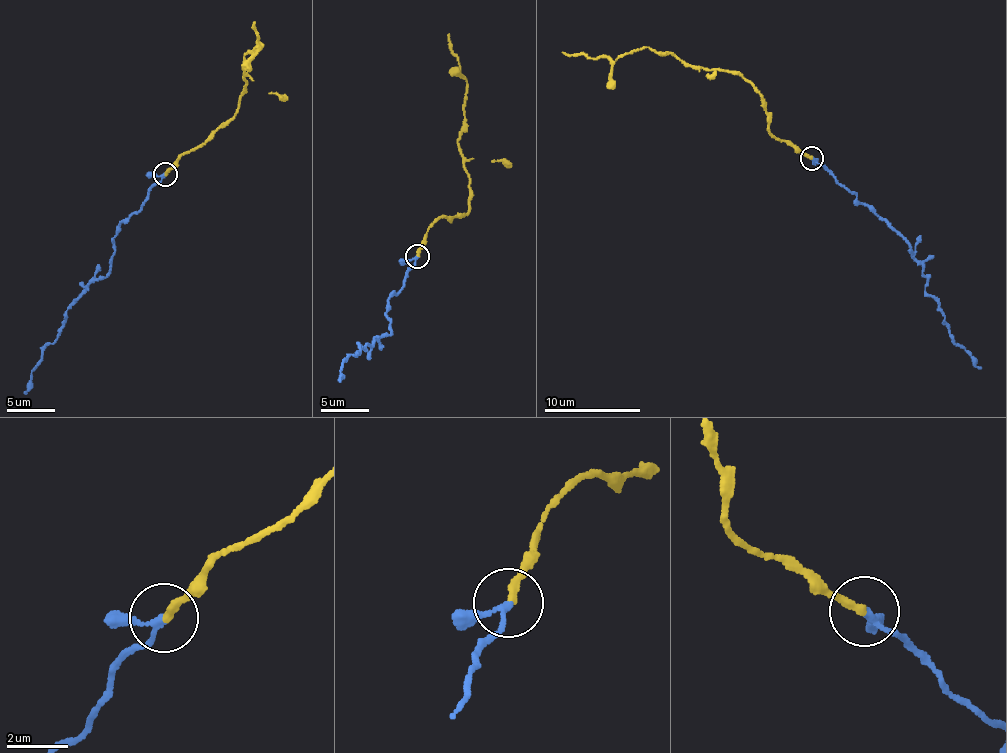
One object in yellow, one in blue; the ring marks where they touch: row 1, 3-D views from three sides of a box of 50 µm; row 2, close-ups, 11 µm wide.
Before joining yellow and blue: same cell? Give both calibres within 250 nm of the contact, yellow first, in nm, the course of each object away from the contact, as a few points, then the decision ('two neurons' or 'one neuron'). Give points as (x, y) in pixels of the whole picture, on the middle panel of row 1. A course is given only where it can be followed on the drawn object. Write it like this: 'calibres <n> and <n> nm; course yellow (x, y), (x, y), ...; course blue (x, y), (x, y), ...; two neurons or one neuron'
calibres 260 and 160 nm; course yellow (417, 257), (427, 229), (436, 221), (461, 217), (469, 211), (465, 156), (459, 147), (466, 80), (448, 34); course blue (417, 257), (402, 288), (388, 305), (392, 332), (363, 348), (358, 343), (359, 353), (342, 363), (339, 380); one neuron

